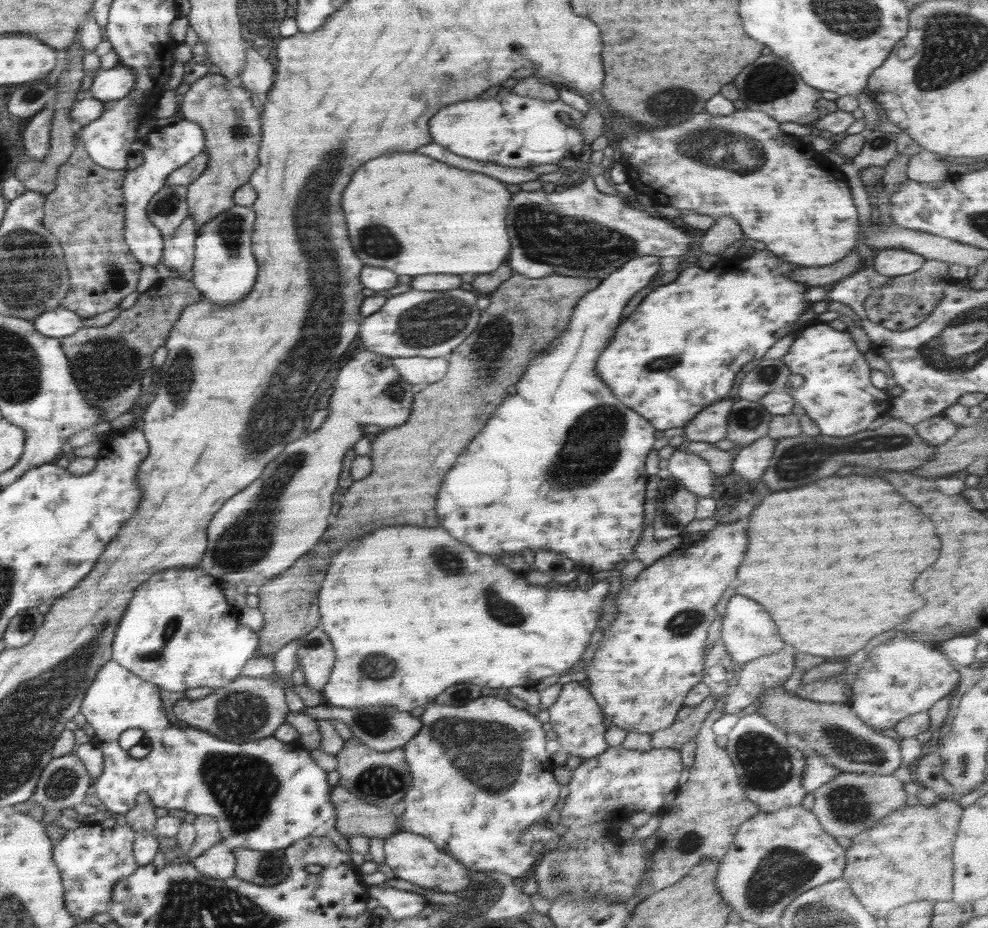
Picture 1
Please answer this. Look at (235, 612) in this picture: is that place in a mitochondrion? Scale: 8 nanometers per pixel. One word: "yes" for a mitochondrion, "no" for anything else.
no

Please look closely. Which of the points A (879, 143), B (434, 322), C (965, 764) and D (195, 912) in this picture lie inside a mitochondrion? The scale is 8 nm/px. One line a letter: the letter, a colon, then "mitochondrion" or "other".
A: mitochondrion
B: mitochondrion
C: mitochondrion
D: mitochondrion

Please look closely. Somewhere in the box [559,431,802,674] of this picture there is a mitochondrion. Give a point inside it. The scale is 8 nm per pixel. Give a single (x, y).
(682, 624)

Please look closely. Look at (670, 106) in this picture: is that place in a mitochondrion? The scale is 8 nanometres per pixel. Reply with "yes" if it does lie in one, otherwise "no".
yes

